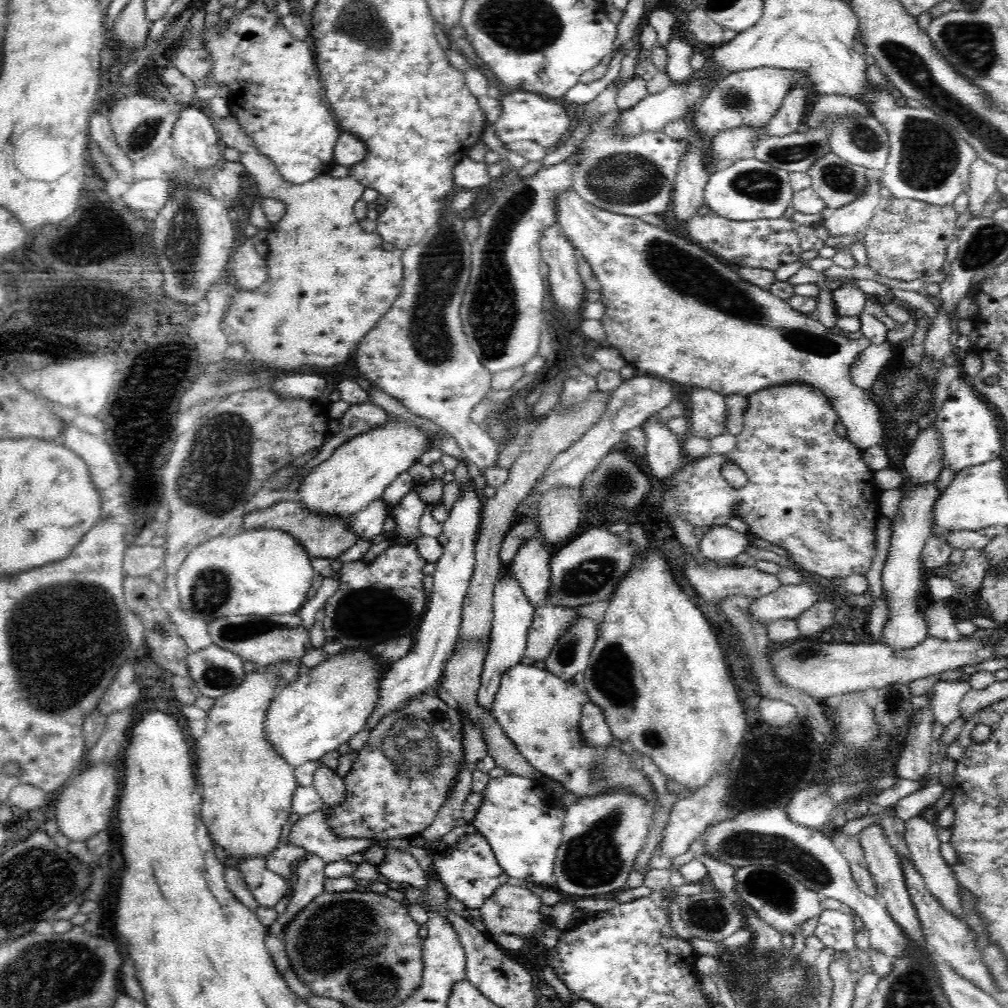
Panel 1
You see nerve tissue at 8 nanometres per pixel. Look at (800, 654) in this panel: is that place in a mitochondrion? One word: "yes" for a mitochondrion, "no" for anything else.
yes

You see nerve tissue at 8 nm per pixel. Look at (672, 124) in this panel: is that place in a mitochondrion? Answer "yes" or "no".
no

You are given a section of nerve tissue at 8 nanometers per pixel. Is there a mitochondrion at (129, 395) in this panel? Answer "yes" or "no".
no

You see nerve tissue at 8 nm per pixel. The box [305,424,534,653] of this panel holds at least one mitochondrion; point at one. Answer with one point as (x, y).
(352, 619)

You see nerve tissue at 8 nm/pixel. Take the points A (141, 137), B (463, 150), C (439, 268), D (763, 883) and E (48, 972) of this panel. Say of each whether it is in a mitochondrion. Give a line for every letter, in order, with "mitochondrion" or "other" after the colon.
A: mitochondrion
B: other
C: mitochondrion
D: mitochondrion
E: mitochondrion

